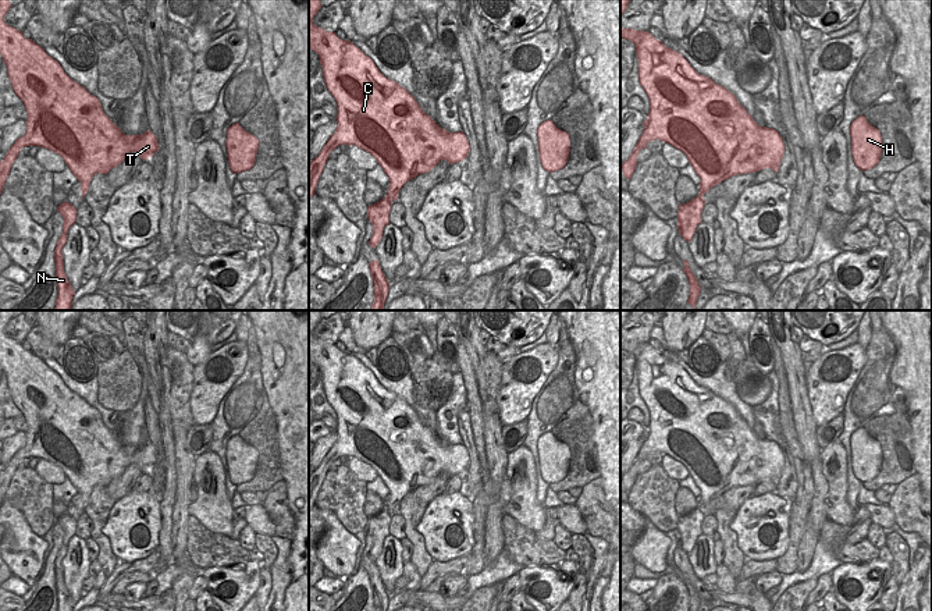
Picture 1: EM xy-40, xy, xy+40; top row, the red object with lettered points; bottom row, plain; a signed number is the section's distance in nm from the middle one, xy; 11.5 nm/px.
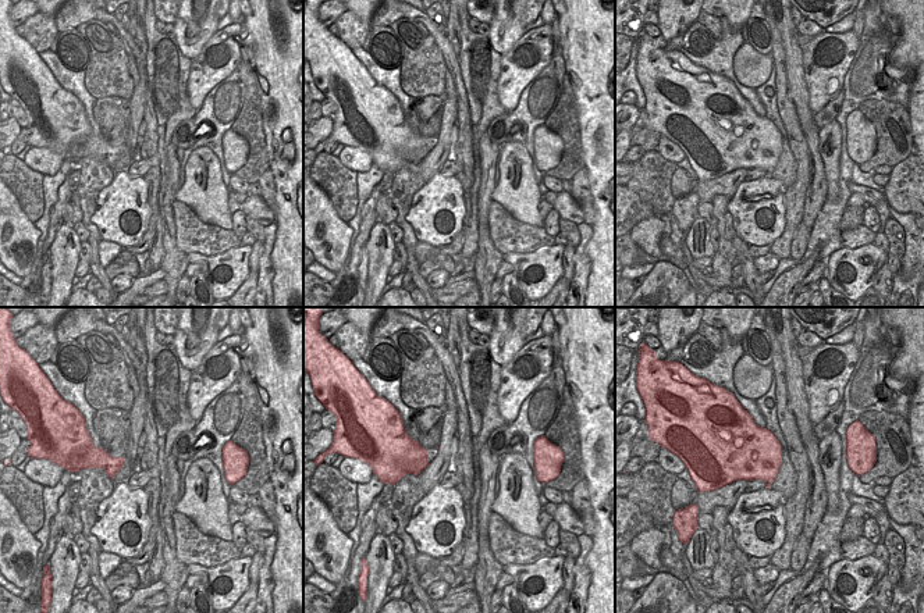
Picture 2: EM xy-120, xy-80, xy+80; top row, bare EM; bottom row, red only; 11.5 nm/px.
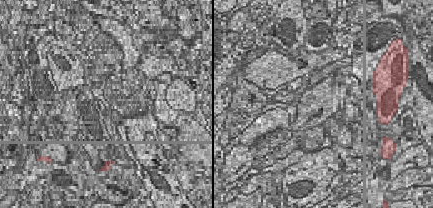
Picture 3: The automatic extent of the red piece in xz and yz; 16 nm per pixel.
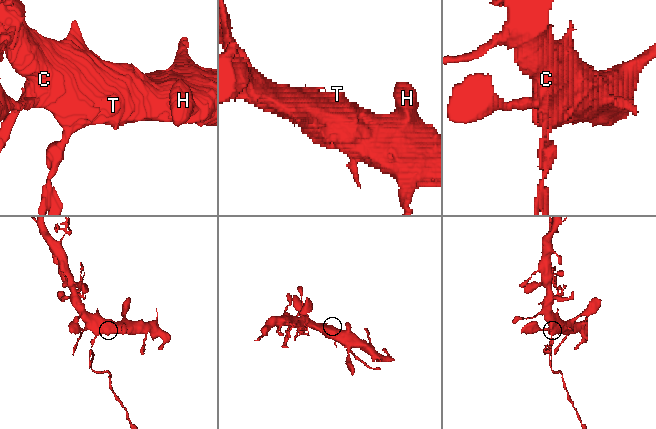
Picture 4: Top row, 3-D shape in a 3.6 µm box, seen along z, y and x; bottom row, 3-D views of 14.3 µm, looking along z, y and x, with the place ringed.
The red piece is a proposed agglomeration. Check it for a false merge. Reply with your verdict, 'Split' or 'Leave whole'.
Split.

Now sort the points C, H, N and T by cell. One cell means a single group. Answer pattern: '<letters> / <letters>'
C H T / N

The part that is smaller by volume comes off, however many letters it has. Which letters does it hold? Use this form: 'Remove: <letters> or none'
Remove: N.

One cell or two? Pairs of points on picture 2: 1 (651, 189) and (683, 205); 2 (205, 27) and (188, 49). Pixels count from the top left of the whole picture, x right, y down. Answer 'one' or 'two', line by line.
1: two
2: one

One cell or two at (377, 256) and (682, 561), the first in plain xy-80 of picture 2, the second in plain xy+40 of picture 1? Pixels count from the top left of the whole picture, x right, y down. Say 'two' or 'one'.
two

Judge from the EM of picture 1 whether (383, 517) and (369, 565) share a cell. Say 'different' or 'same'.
same

